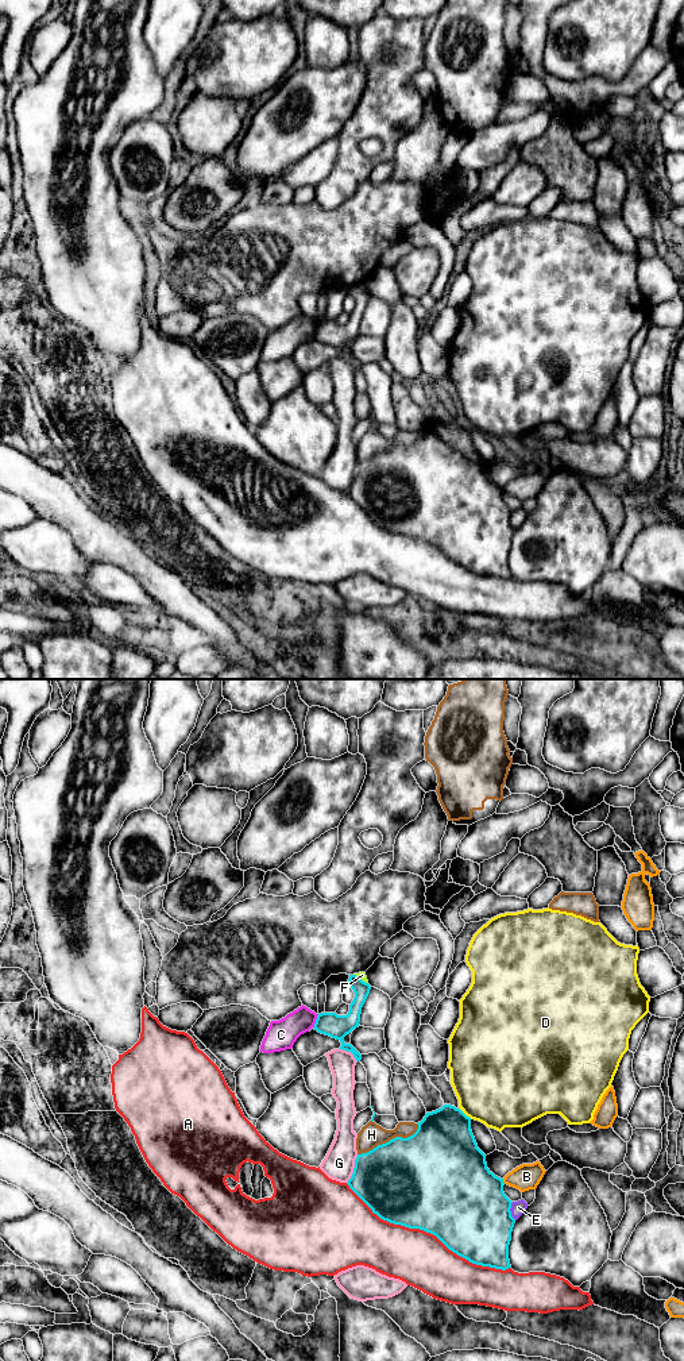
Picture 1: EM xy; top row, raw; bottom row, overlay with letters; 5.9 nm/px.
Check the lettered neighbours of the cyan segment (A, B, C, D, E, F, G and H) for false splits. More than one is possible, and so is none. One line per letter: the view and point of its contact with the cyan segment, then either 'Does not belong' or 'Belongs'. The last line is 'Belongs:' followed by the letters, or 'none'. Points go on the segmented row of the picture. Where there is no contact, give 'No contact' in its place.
A: Touches cyan at xy (428, 1232). Does not belong
B: Touches cyan at xy (502, 1182). Does not belong
C: Touches cyan at xy (316, 1021). Does not belong
D: Touches cyan at xy (464, 1114). Does not belong
E: Touches cyan at xy (510, 1211). Does not belong
F: Touches cyan at xy (359, 978). Does not belong
G: Touches cyan at xy (354, 1169). Does not belong
H: Touches cyan at xy (390, 1140). Does not belong
Belongs: none

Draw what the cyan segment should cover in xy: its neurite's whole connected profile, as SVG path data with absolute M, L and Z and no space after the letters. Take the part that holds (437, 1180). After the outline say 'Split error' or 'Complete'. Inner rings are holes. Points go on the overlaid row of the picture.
M444 1104L436 1111L426 1113L417 1125L413 1136L395 1137L367 1153L358 1154L347 1184L380 1219L430 1233L449 1250L472 1264L502 1271L511 1268L509 1245L515 1223L510 1211L513 1202L503 1192L503 1179L487 1168L486 1154L478 1148L471 1130L471 1118L455 1106Z. Complete

